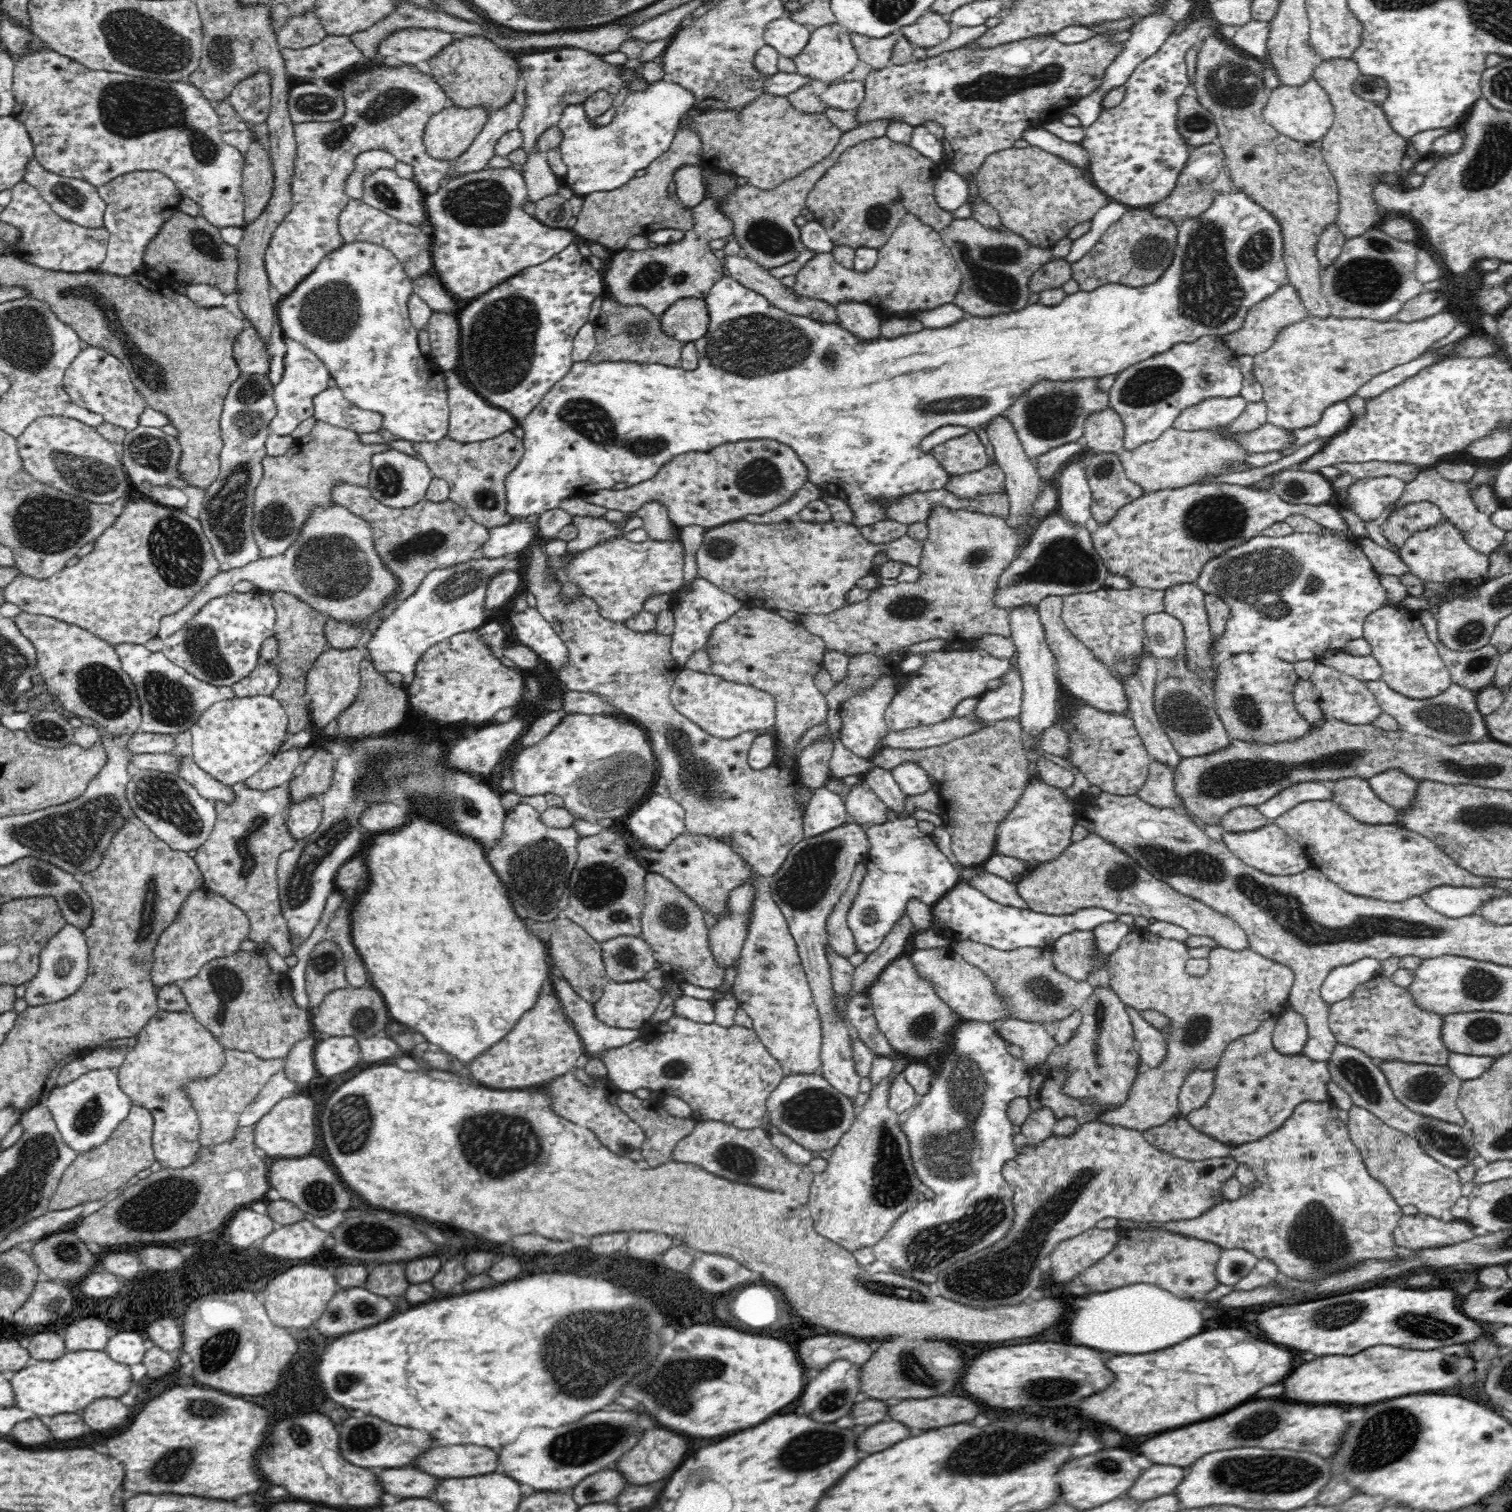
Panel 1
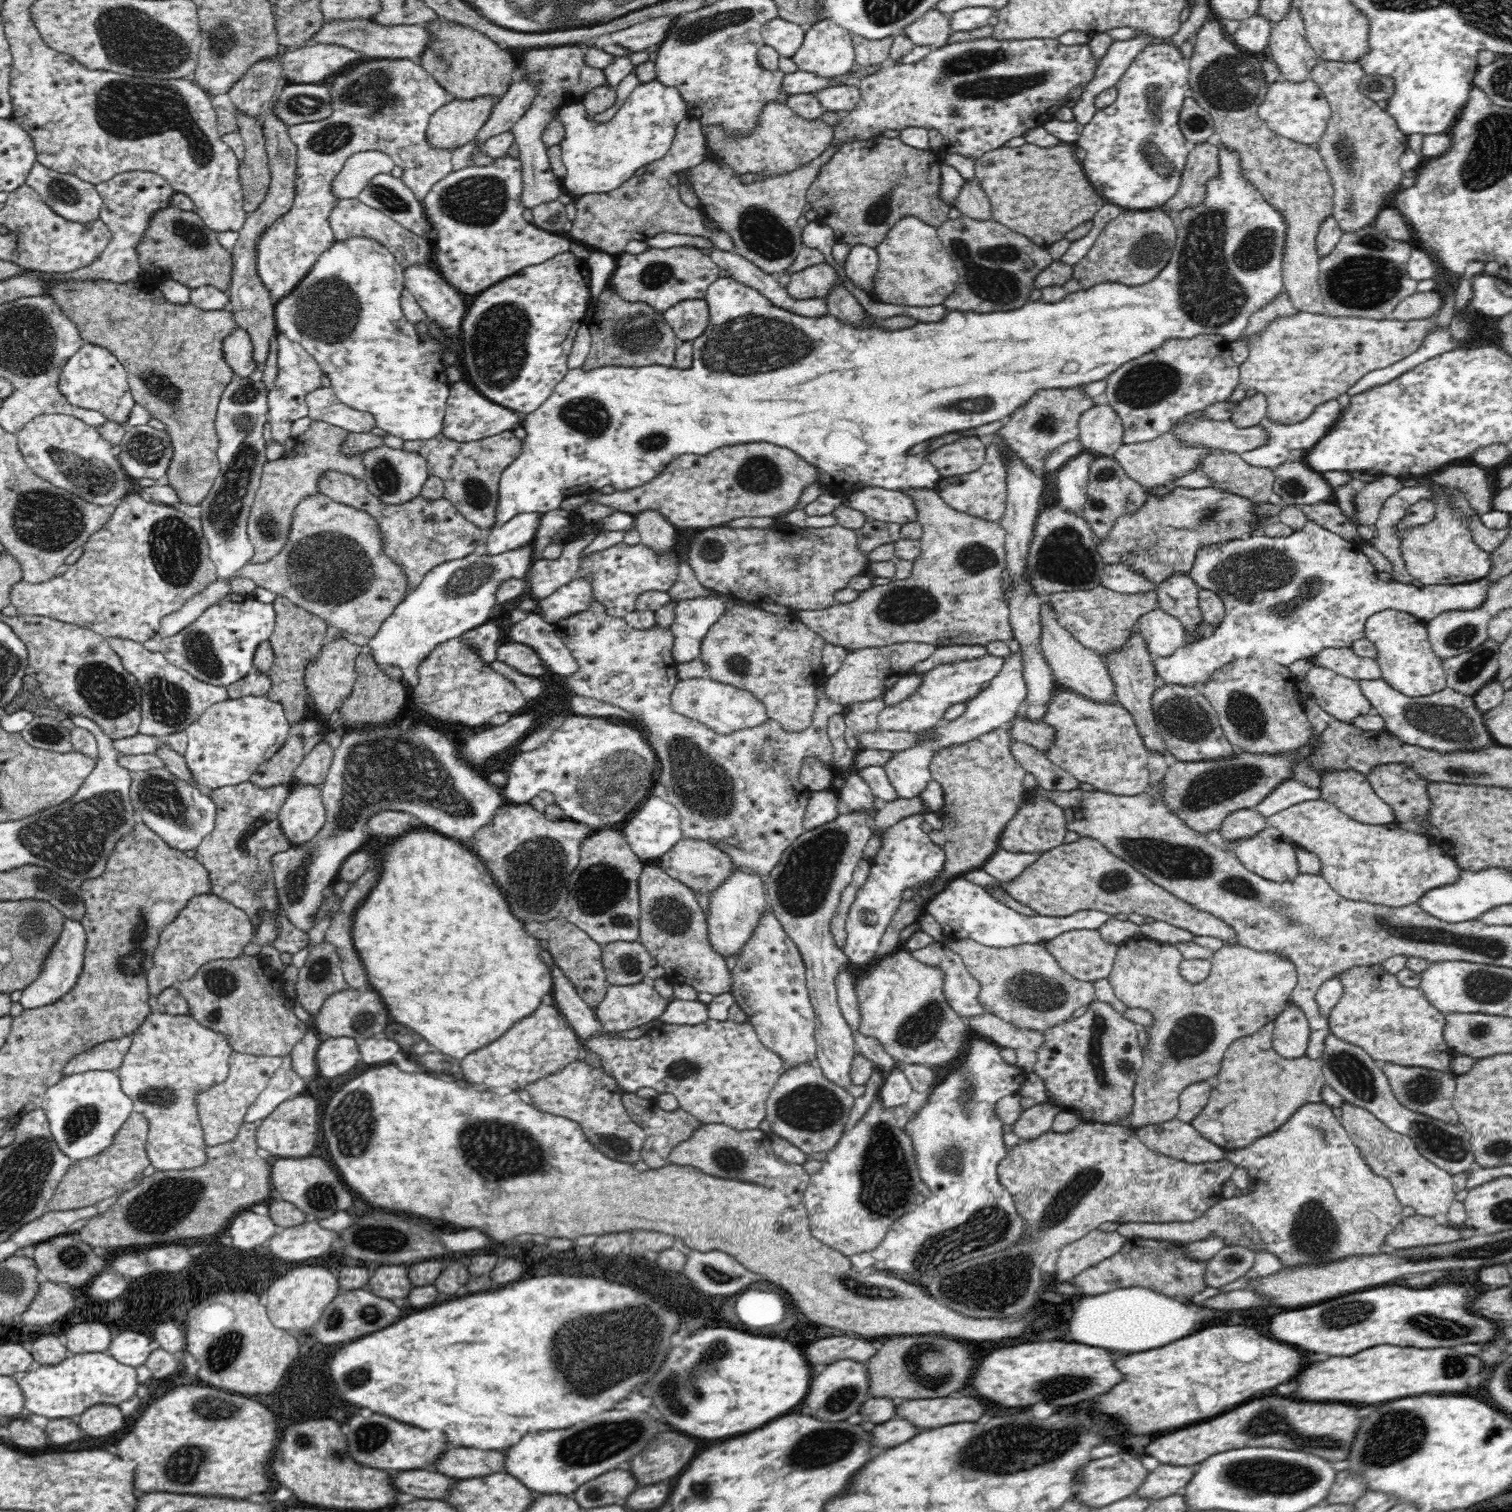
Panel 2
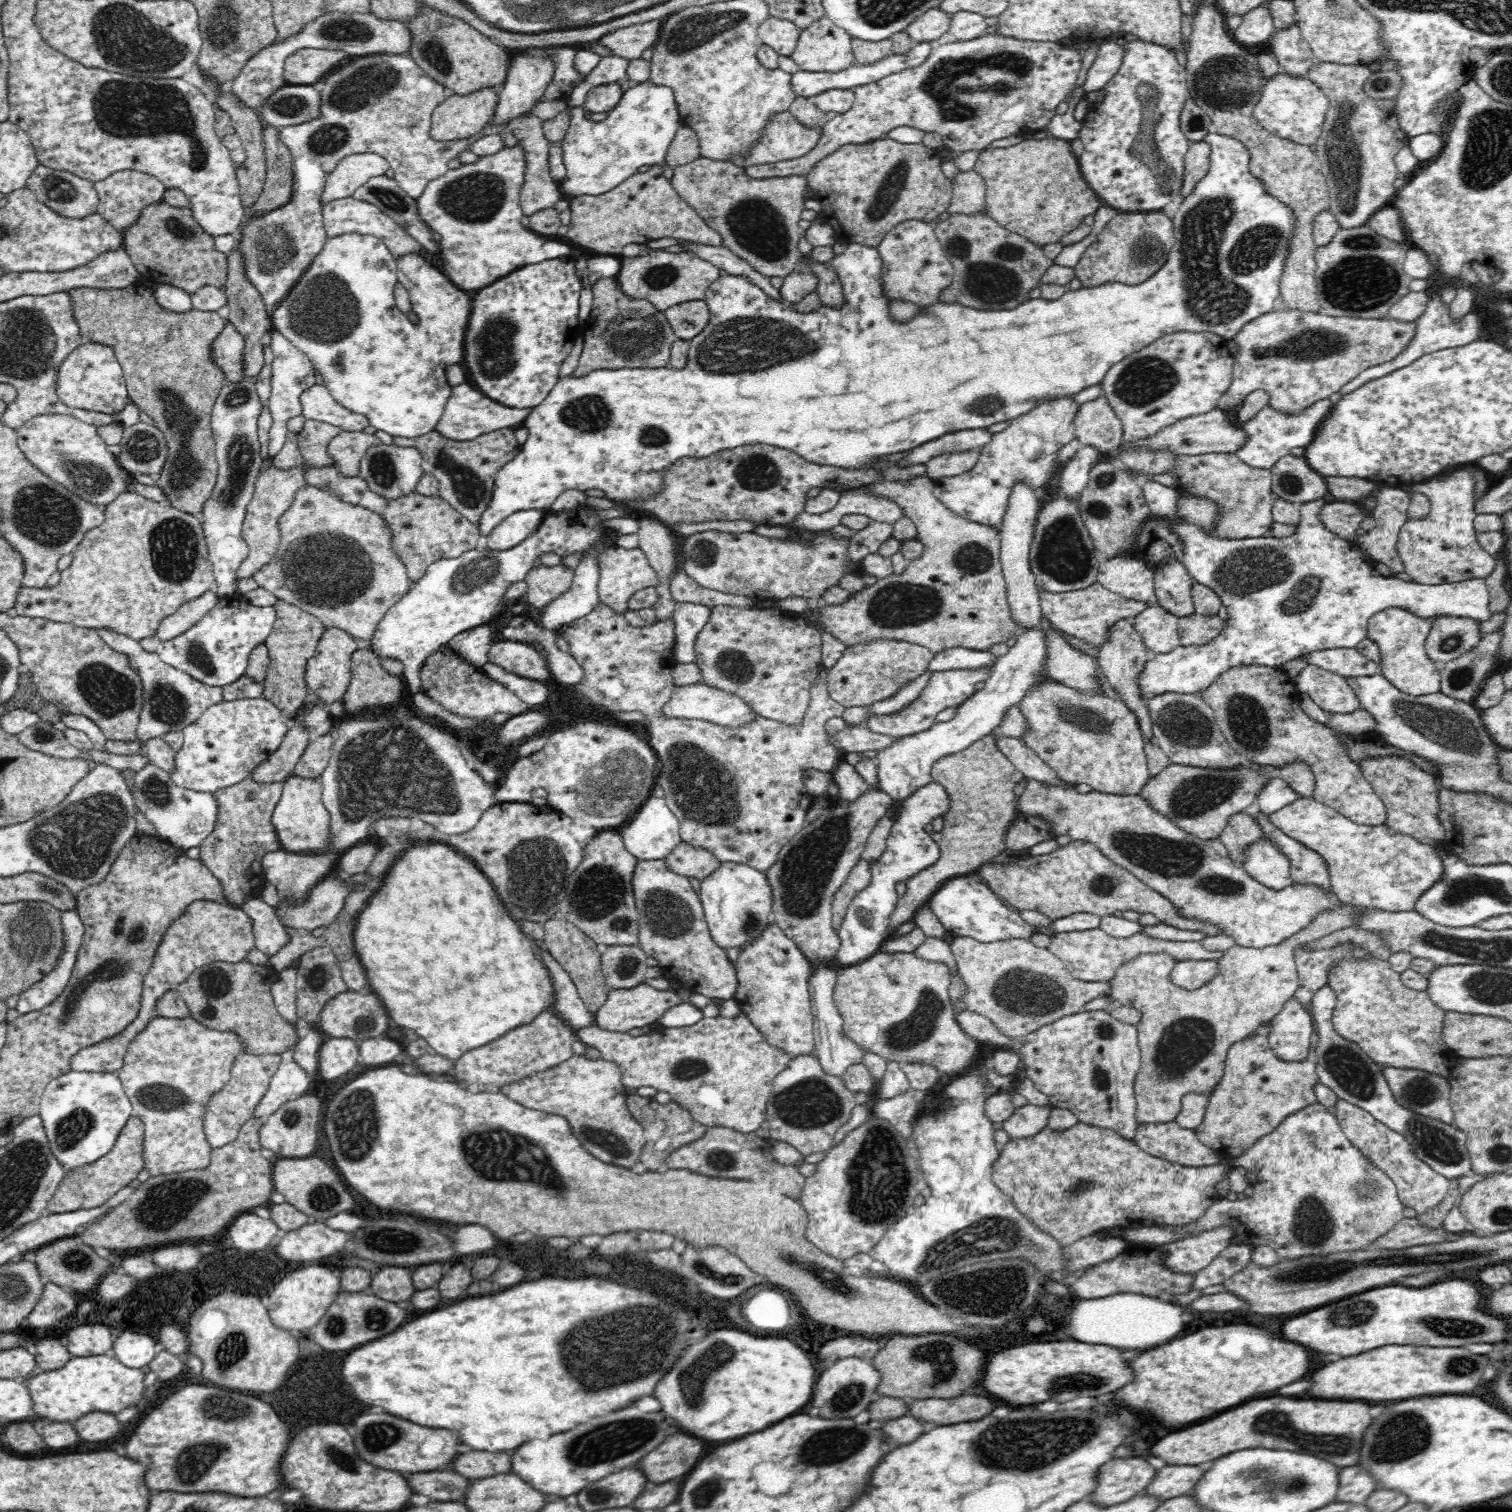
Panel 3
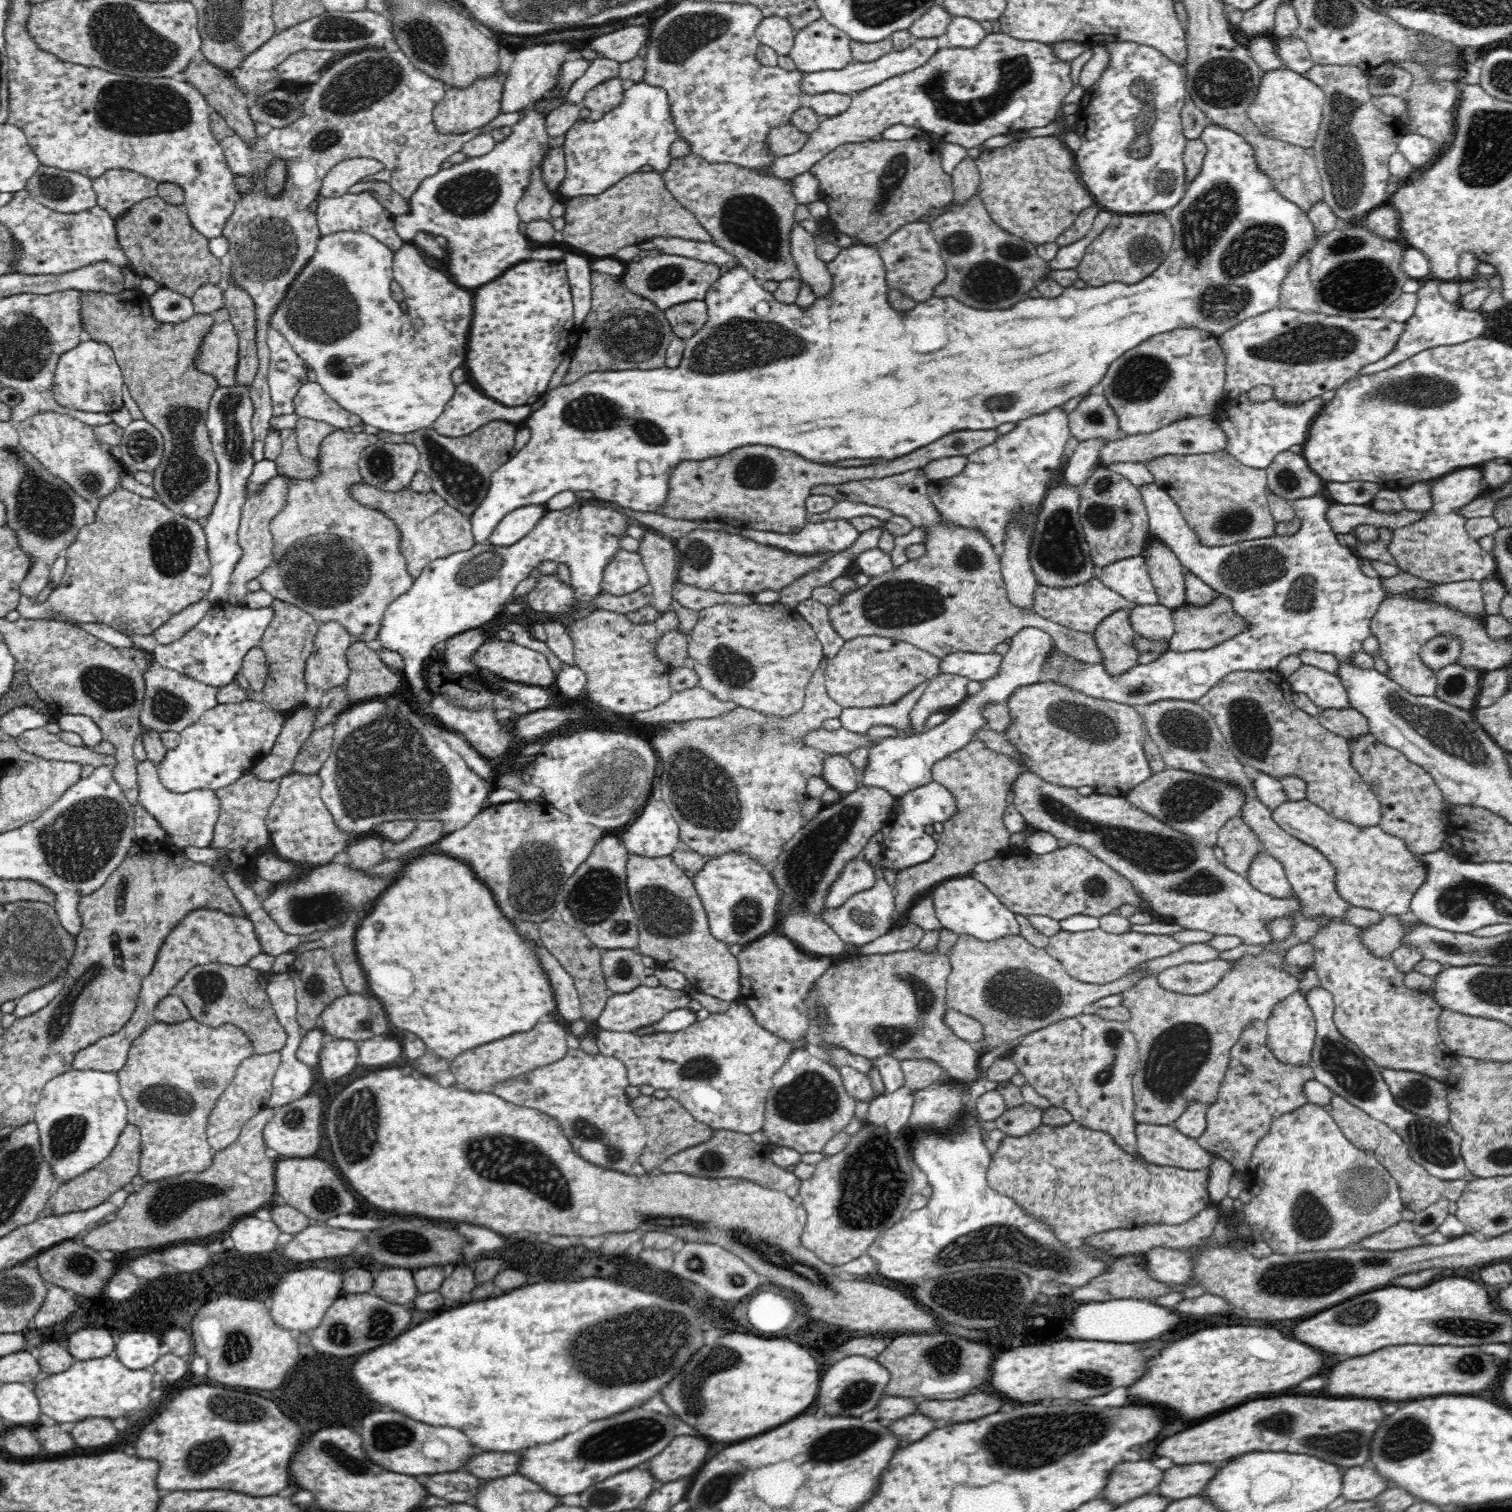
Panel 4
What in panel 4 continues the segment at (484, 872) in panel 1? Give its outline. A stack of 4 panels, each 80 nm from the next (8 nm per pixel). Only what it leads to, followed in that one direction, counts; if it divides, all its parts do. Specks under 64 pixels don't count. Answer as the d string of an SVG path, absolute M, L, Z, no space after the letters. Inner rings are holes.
M420 851L420 856L410 860L408 866L404 866L400 876L392 882L392 886L388 886L388 892L382 892L382 896L378 898L378 902L372 906L372 910L368 914L366 914L366 910L363 913L363 918L355 933L355 951L366 975L367 983L370 984L370 988L372 988L376 998L382 1002L390 1022L396 1028L410 1030L416 1036L420 1036L426 1042L426 1046L434 1050L434 1054L447 1059L449 1062L453 1061L465 1050L472 1050L484 1044L499 1041L500 1038L510 1036L510 1034L530 1030L543 1017L547 1018L549 1014L556 1010L556 999L552 985L533 952L532 943L518 934L517 927L513 925L513 921L504 915L502 910L498 908L498 904L494 902L494 896L492 896L490 888L484 886L480 880L476 880L476 876L470 870L470 866L466 866L458 858L456 860L450 858L443 852L434 854L434 852Z

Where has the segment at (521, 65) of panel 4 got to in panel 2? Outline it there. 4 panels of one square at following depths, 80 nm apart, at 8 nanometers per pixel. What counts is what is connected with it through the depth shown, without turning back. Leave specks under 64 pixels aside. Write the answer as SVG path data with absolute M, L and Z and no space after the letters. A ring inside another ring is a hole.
M522 81L512 83L508 92L493 107L490 119L486 121L475 136L475 146L468 157L468 165L474 165L474 154L485 154L483 144L496 135L512 130L514 124L524 117L532 105L536 89L532 83Z

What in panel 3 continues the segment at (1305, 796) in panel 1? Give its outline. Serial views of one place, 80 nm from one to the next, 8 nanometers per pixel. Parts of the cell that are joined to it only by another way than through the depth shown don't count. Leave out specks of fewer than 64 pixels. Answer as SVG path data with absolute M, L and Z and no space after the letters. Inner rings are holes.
M1272 777L1260 791L1252 810L1269 815L1302 797L1288 782L1280 777Z

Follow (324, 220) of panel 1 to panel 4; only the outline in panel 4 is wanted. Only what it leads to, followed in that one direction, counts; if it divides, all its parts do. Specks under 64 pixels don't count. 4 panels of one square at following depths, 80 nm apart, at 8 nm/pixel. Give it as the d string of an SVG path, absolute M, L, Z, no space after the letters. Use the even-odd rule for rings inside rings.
M399 48L343 54L309 84L303 118L288 126L275 128L267 139L260 138L251 149L236 134L222 137L219 141L235 176L255 174L262 179L272 156L279 156L287 162L283 194L270 199L264 195L263 184L259 183L251 193L239 196L236 208L223 230L230 247L231 278L248 292L257 308L260 366L249 385L255 406L252 455L257 462L265 460L265 438L273 417L268 384L270 349L267 332L271 327L272 314L297 274L316 254L319 240L323 237L316 213L309 209L319 196L322 179L338 162L367 156L379 160L392 172L393 189L409 199L425 178L444 169L443 162L460 152L464 144L484 130L480 127L464 134L438 133L433 123L433 110L445 92L442 81L416 68Z

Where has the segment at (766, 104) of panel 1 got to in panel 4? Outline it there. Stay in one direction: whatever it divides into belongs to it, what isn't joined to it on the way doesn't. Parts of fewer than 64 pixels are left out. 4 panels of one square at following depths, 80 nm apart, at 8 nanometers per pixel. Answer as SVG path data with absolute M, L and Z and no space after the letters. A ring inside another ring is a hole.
M790 120L770 129L766 137L766 149L774 158L788 156L802 150L809 138L808 132L800 130Z

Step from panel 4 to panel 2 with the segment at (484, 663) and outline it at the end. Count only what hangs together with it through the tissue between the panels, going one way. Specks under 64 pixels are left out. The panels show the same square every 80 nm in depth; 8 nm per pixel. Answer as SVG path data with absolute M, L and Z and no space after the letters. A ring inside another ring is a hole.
M512 641L500 644L497 657L498 660L509 664L522 674L535 677L544 674L543 660L540 659L537 652L529 646Z

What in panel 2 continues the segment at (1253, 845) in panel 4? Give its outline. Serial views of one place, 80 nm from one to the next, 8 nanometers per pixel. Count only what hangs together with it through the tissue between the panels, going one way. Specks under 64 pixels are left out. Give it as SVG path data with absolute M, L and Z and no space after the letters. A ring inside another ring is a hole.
M1254 807L1250 809L1235 810L1228 814L1222 822L1219 831L1224 840L1242 839L1259 834L1268 826L1267 818L1262 816Z

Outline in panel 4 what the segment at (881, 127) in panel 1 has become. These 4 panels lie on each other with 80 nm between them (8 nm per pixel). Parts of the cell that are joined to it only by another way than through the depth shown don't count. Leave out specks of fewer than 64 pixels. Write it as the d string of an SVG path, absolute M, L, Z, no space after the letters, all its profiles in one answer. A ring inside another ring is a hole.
M697 154L678 158L674 155L670 168L663 172L667 189L697 218L713 236L713 243L732 254L752 276L760 282L786 280L797 276L796 261L792 257L791 232L796 224L795 212L800 202L793 193L793 179L760 175L734 163L712 163Z

